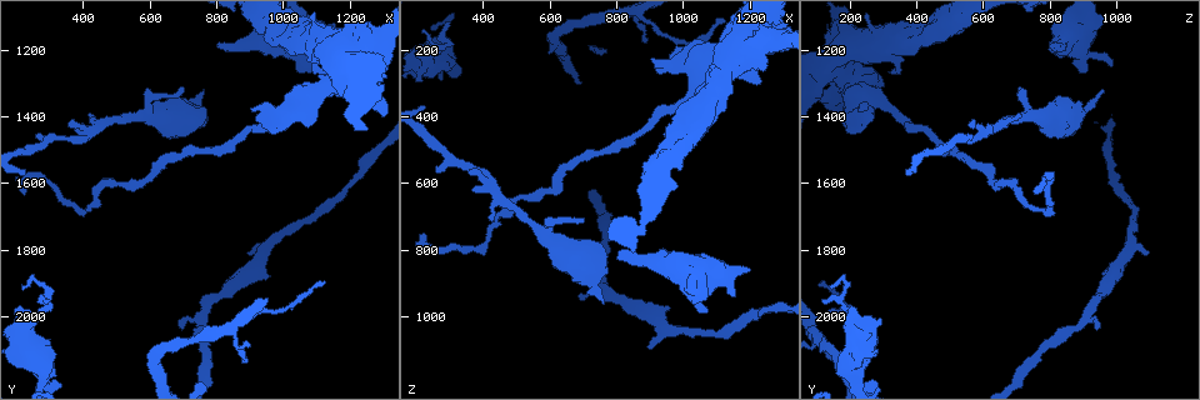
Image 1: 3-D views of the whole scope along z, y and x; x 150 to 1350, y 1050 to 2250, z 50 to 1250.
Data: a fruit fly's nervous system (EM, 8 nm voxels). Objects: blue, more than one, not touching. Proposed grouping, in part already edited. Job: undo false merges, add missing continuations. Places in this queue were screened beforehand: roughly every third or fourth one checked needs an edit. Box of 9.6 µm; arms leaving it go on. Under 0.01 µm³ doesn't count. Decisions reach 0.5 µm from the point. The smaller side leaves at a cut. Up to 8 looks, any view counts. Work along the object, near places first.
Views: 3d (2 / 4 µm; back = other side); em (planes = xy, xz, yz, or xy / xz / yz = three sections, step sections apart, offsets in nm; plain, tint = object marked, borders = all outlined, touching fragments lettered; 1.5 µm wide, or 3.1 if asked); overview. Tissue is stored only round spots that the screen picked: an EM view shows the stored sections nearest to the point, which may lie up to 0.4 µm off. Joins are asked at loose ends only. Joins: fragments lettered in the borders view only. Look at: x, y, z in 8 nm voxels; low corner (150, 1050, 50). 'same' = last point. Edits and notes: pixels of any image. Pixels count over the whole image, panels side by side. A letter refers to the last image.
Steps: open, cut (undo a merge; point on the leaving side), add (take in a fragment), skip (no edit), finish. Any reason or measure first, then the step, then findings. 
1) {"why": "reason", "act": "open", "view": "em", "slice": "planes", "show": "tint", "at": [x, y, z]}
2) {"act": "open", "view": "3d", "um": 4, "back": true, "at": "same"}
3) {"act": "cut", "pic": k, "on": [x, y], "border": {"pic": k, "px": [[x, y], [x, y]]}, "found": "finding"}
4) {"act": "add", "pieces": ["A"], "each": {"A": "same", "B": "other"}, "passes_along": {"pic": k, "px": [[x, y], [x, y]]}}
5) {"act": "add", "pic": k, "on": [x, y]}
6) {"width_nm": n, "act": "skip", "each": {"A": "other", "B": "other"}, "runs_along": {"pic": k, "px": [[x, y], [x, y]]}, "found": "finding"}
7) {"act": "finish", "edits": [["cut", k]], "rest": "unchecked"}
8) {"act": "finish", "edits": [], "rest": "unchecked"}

{"why": "an open end", "act": "open", "view": "3d", "um": 2, "at": [800, 1180, 820]}

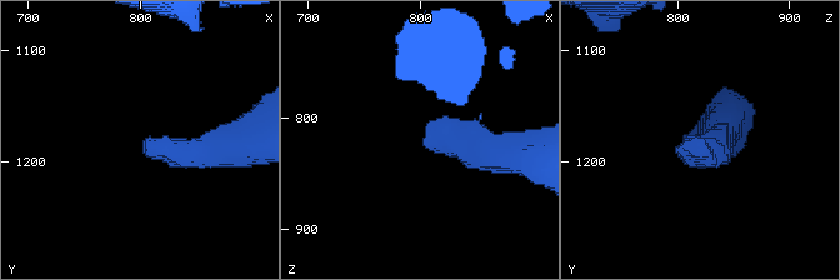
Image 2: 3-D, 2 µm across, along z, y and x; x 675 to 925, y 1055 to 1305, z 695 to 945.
{"why": "need the tissue", "act": "open", "view": "em", "slice": "planes", "show": "plain", "at": [808, 1180, 808]}

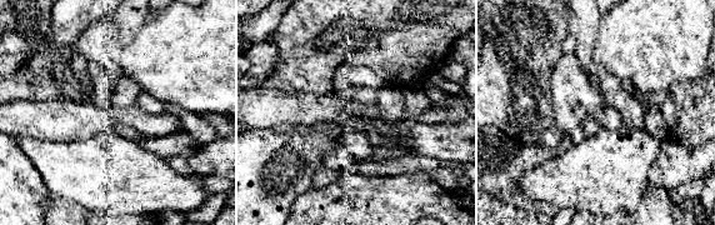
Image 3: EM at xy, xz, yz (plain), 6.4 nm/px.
{"act": "open", "view": "em", "slice": "planes", "show": "borders", "at": "same"}

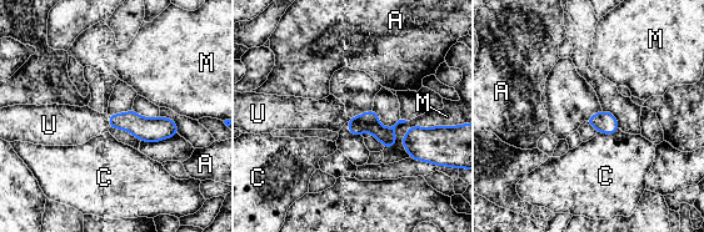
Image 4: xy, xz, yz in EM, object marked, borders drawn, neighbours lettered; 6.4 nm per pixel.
{"act": "add", "pieces": ["U"], "each": {"A": "other", "C": "other", "M": "other", "U": "same"}, "found": "the cell continues"}

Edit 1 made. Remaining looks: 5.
{"why": "thick end", "act": "open", "view": "3d", "um": 2, "at": [1090, 1270, 900]}

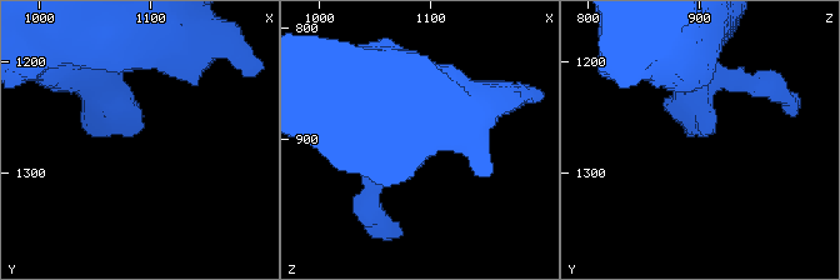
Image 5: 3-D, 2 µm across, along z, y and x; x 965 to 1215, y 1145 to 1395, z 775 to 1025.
{"act": "open", "view": "em", "slice": "planes", "show": "borders", "at": [1090, 1262, 892]}

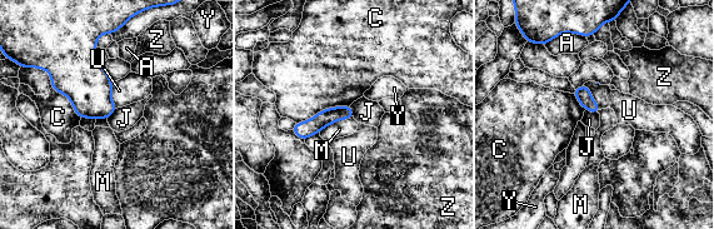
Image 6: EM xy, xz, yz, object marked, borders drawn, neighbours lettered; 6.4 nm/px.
{"act": "skip", "each": {"A": "other", "C": "other", "J": "other", "M": "other", "U": "other", "Y": "other", "Z": "other"}, "runs_along": {"pic": 6, "px": [[350, 114], [331, 114], [296, 130]]}, "found": "no lettered fragment goes on from it"}

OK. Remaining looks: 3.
{"why": "branch point", "act": "open", "view": "em", "slice": "xy", "step": 4, "show": "tint", "at": [420, 1440, 600]}

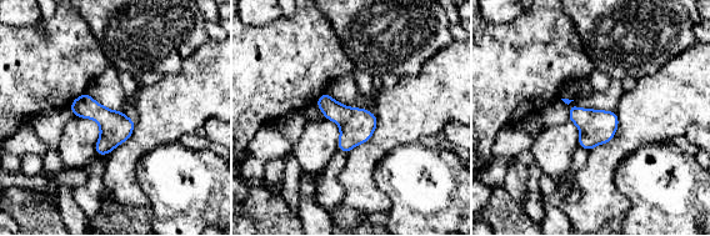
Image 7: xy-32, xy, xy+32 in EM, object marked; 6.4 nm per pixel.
{"why": "another direction", "act": "open", "view": "em", "slice": "yz", "step": 4, "show": "tint", "at": "same"}

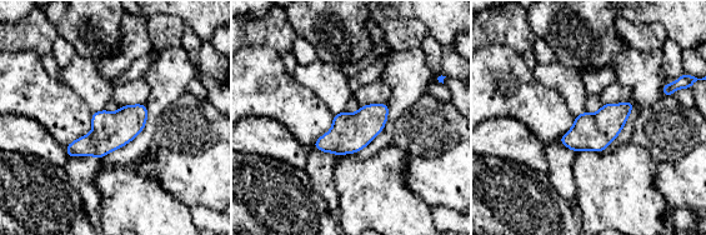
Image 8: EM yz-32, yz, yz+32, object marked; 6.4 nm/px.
{"act": "open", "view": "em", "slice": "yz", "step": 4, "show": "borders", "at": "same"}

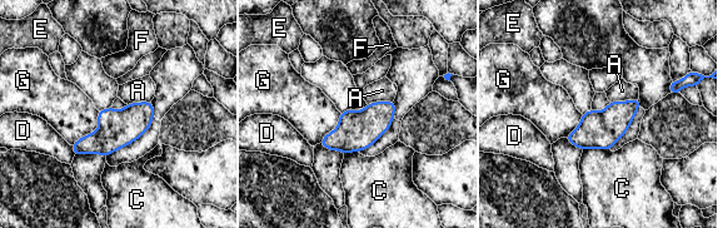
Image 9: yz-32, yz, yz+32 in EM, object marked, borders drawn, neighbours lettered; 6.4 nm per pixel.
{"act": "skip", "each": {"A": "other", "C": "other", "D": "other", "E": "other", "F": "other", "G": "other"}, "border": {"pic": 9, "px": [[638, 97], [631, 100], [609, 102]]}, "found": "all the same cell"}

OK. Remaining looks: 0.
{"act": "finish", "edits": [["add", 4]], "rest": "unchecked"}

